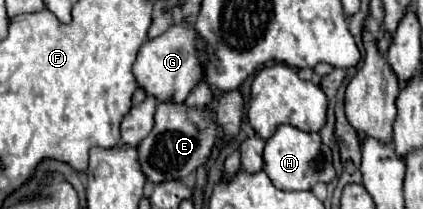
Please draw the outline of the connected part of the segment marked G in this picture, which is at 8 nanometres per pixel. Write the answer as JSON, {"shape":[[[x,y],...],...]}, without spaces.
{"shape":[[[185,21],[179,25],[173,23],[167,33],[143,43],[133,65],[133,75],[147,97],[155,97],[161,103],[183,103],[203,75],[203,71],[199,71],[199,47],[195,47],[193,27]]]}

